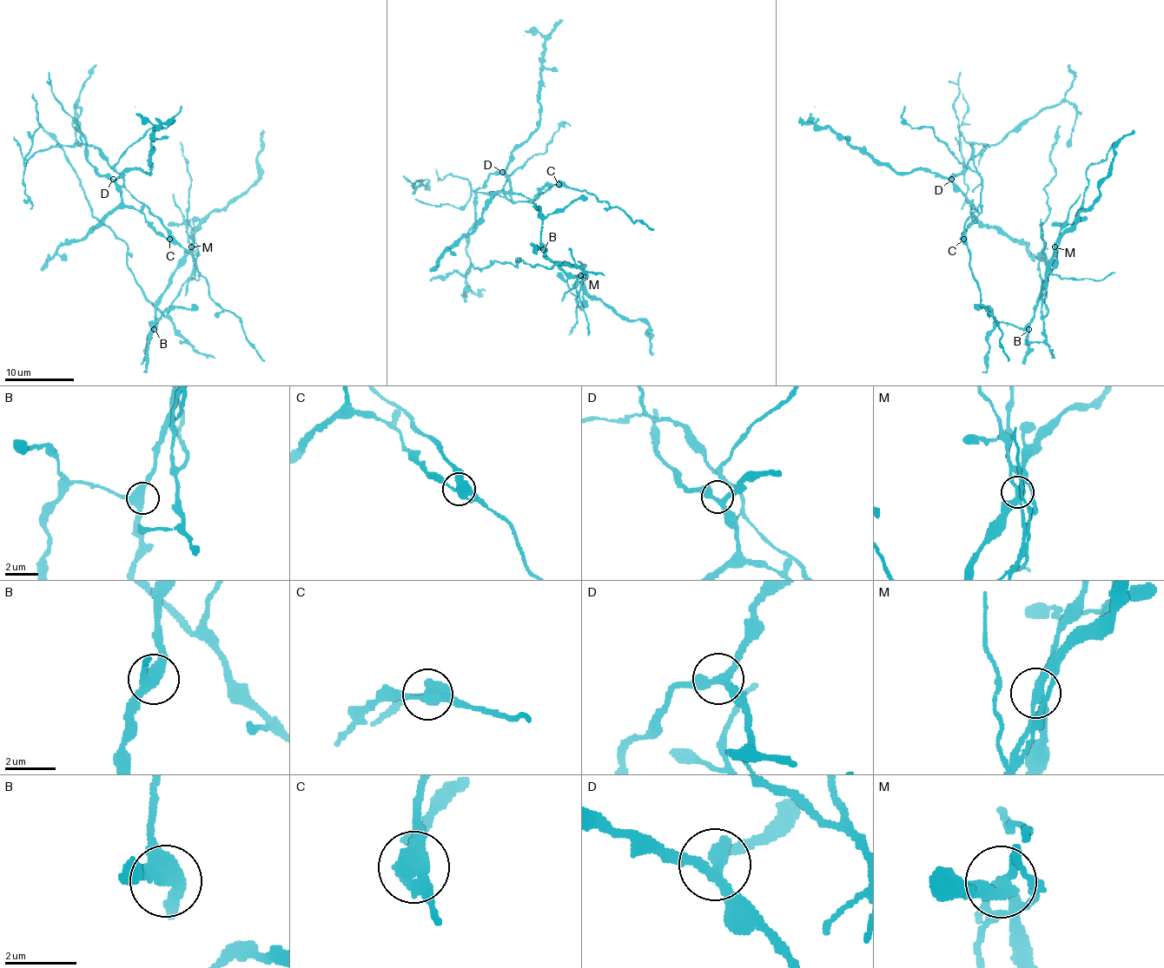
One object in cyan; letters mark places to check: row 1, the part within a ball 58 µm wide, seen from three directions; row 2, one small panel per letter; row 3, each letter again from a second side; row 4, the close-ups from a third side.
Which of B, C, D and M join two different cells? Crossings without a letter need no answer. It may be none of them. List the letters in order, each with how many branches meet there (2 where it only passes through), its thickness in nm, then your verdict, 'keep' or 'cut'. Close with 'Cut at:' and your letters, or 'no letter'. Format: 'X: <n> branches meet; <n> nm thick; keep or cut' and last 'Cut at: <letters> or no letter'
B: 3 branches meet; 400 nm thick; keep
C: 3 branches meet; 420 nm thick; cut
D: 3 branches meet; 320 nm thick; keep
M: 4 branches meet; 320 nm thick; cut
Cut at: C, M

